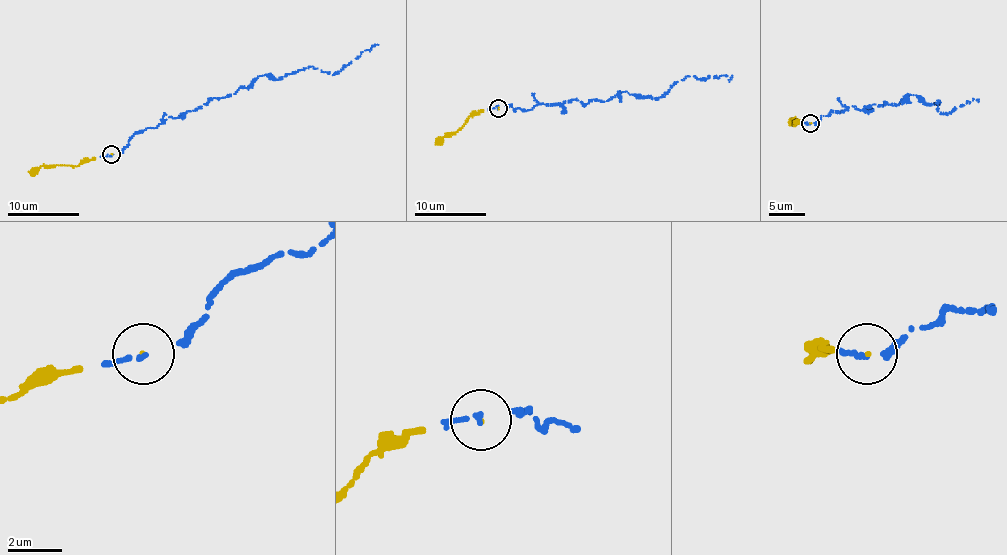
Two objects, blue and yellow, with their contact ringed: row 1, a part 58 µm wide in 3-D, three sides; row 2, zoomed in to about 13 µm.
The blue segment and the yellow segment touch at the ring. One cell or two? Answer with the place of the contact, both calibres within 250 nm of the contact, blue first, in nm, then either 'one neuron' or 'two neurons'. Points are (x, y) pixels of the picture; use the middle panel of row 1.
at (498, 108); 110 nm thick on the blue side, 70 nm on the other; two neurons

